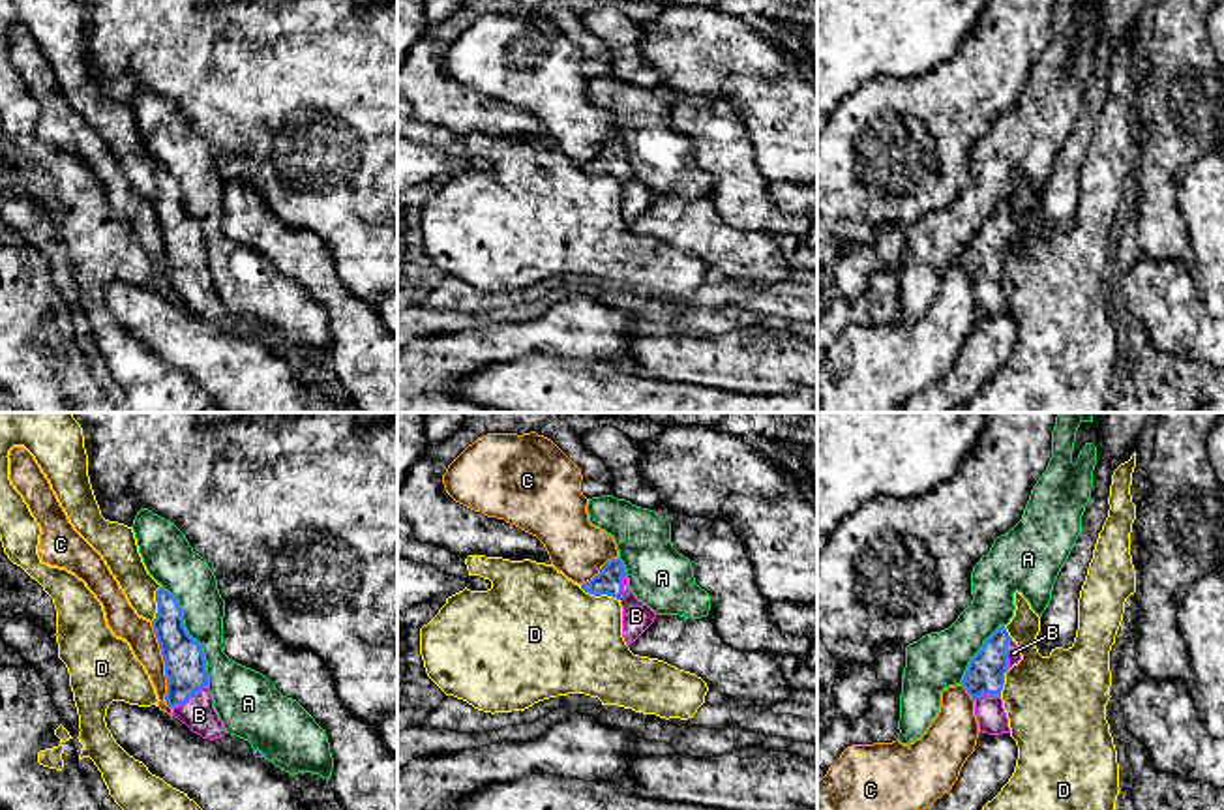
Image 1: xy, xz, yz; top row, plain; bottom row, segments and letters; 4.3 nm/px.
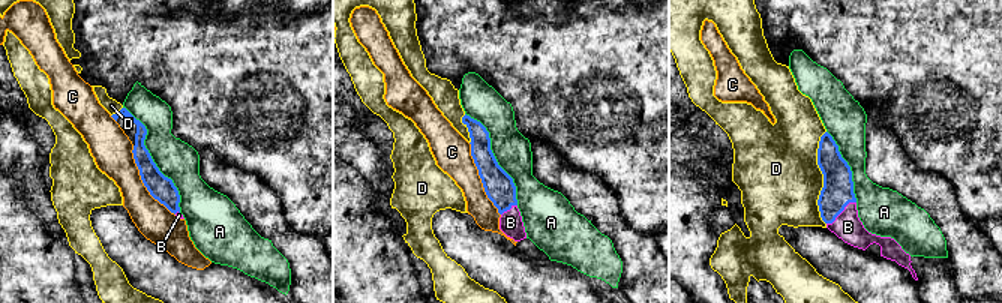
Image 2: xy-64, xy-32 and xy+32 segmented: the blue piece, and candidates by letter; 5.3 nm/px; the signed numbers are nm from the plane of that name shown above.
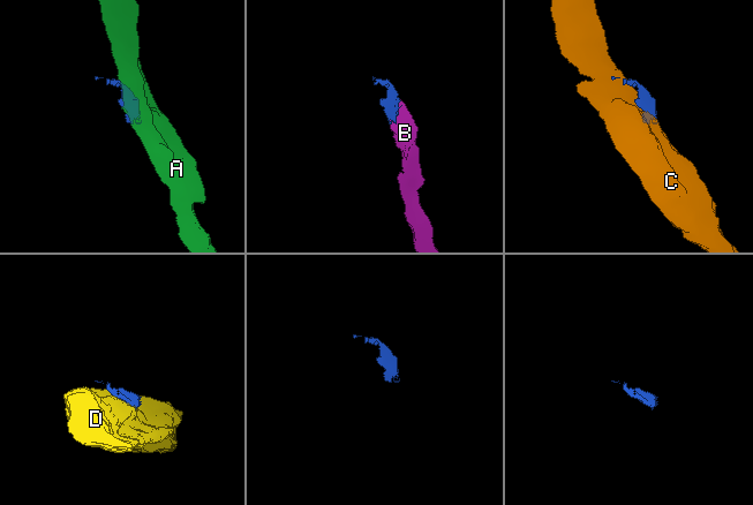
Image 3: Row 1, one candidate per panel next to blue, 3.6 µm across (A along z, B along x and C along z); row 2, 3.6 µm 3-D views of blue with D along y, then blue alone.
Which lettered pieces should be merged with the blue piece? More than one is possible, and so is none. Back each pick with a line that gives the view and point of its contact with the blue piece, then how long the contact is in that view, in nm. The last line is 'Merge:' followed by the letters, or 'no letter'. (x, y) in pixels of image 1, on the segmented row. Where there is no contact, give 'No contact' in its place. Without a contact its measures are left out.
B: Touches blue at xy (188, 698). Shared border 190 nm
Merge: B

